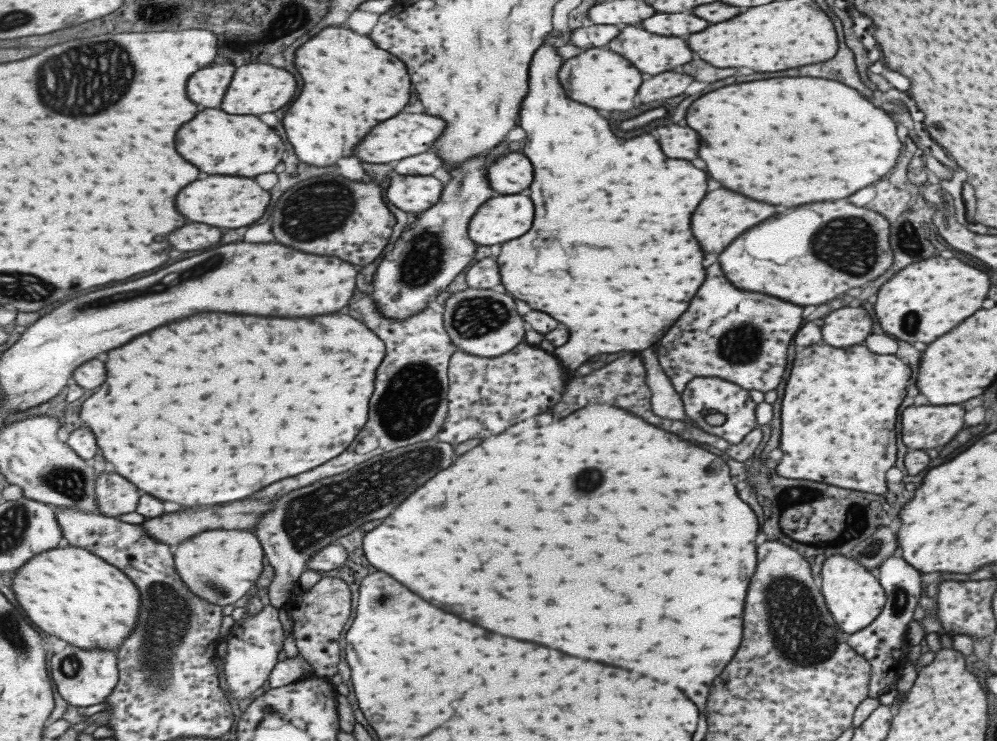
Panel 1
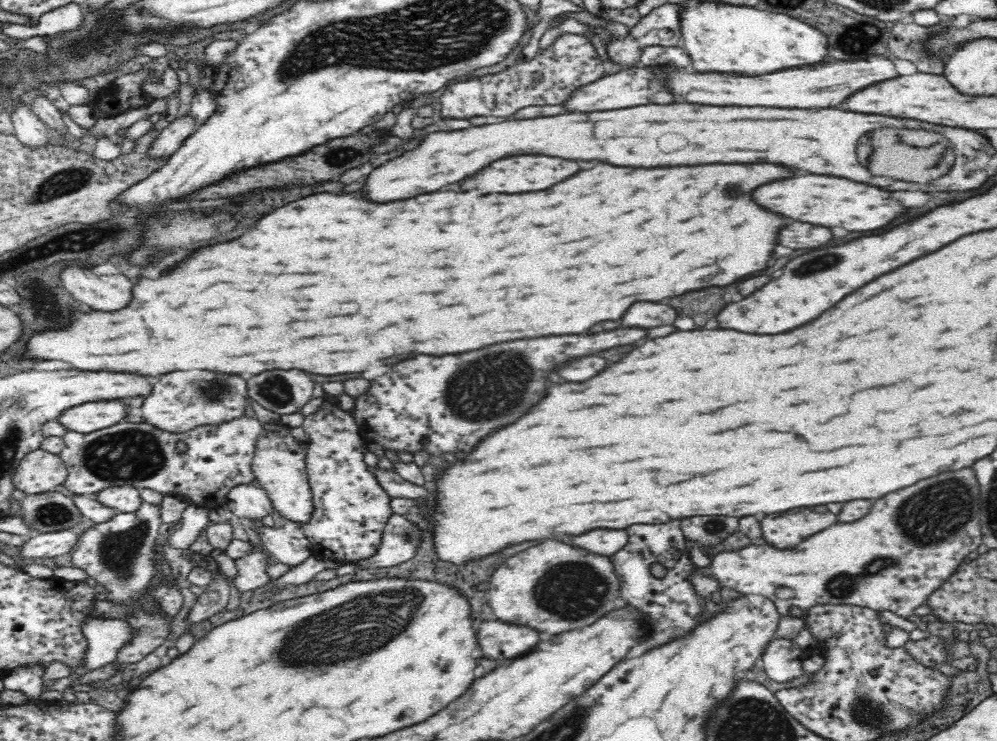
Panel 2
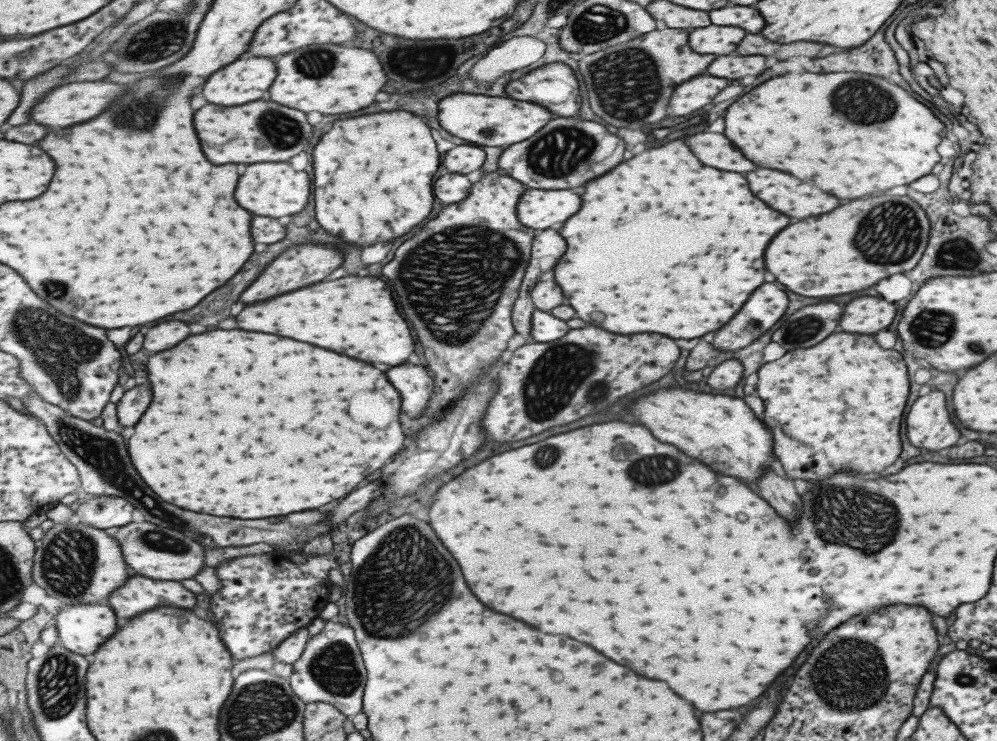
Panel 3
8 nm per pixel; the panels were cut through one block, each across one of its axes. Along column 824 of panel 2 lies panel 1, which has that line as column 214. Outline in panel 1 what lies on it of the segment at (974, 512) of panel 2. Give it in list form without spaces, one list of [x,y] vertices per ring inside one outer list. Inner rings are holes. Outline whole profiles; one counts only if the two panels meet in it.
[[[207,530],[205,534],[197,534],[197,538],[191,538],[189,542],[175,546],[175,558],[179,574],[197,596],[217,606],[229,606],[241,600],[253,586],[257,586],[265,572],[263,560],[267,556],[263,542],[255,532]]]

